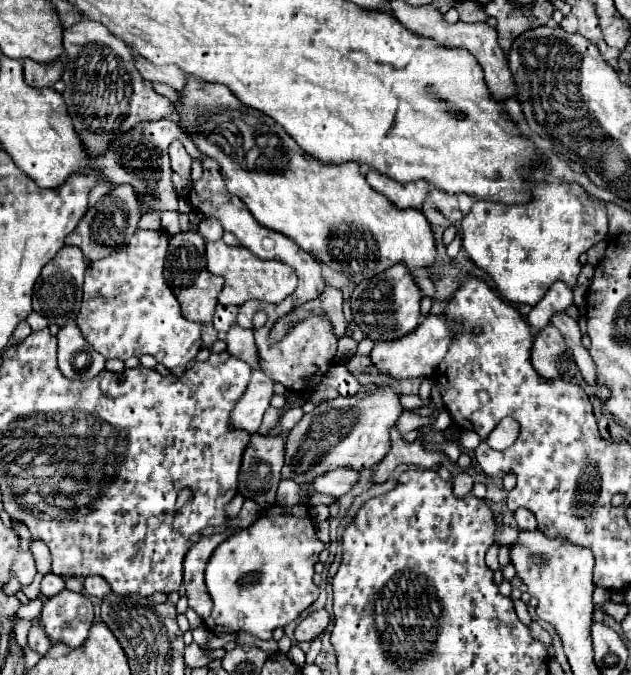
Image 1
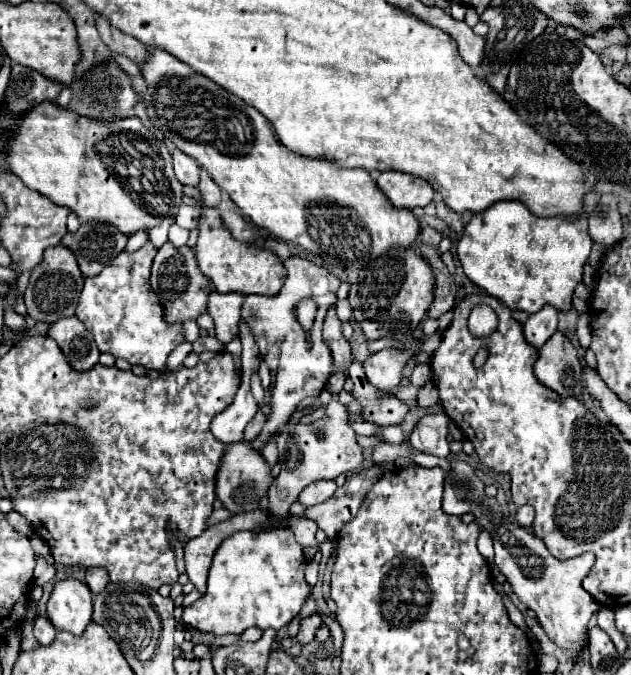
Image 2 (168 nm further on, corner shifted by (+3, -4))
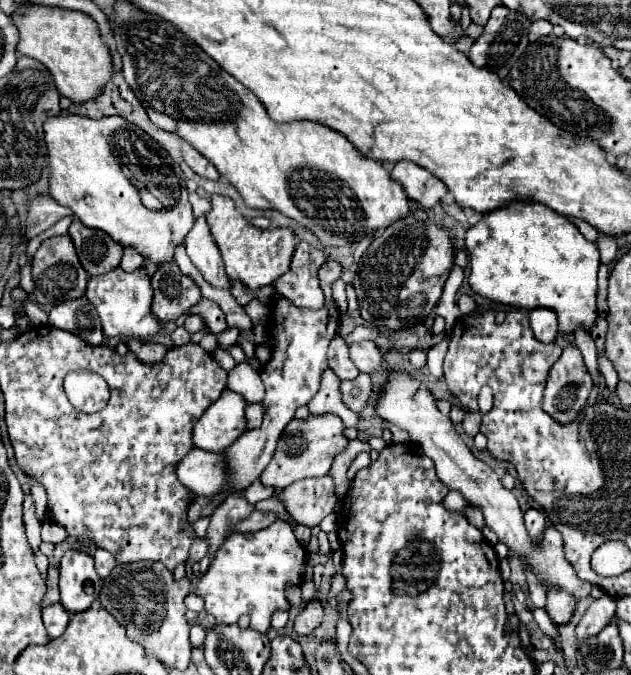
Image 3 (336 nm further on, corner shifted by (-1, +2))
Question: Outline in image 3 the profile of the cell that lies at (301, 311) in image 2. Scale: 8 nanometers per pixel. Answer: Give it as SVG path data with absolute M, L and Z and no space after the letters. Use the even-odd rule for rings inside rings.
M299 242L289 272L273 282L275 290L299 308L323 308L323 292L319 288L317 272L327 258L323 248Z

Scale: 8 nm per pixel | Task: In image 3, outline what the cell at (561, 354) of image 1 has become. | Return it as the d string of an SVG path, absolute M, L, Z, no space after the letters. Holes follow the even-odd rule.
M567 344L561 358L553 364L553 368L549 372L547 386L545 386L545 392L543 392L543 410L553 420L557 420L559 424L571 424L579 416L583 406L587 404L591 388L593 388L591 376L587 372L587 366L583 362L583 356L581 356L579 348L575 344Z

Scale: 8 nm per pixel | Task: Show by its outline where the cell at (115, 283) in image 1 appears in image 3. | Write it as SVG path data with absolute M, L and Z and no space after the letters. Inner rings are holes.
M115 268L113 272L95 276L87 284L85 296L91 300L91 304L97 308L97 314L103 324L103 334L107 338L121 336L127 338L151 338L159 332L161 322L155 320L151 314L151 300L153 300L153 288L151 280L145 272L145 268L137 268L135 272L123 272L121 268Z

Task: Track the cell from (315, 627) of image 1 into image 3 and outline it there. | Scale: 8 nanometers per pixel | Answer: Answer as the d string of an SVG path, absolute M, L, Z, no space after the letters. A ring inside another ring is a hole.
M317 598L309 600L307 606L301 610L301 614L295 618L293 630L299 636L307 636L307 634L311 634L321 624L321 618L323 618L323 606L321 606L321 602Z

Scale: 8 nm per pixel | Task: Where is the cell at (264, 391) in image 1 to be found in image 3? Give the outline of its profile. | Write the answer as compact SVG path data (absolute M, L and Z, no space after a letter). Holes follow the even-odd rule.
M223 390L223 396L197 420L193 428L193 446L207 452L223 452L245 430L243 396Z

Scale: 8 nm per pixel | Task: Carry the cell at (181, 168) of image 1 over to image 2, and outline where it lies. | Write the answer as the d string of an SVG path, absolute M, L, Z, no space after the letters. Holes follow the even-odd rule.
M175 150L175 152L173 152L173 166L175 166L175 176L177 176L177 180L179 180L181 184L197 186L201 168L199 168L199 164L197 164L191 156L183 154L181 150Z

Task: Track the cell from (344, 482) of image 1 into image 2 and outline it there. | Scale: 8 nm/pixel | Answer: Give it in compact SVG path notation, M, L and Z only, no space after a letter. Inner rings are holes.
M313 482L311 486L301 490L301 494L297 496L297 502L309 508L309 506L315 506L315 504L329 500L335 494L335 490L337 490L335 482Z

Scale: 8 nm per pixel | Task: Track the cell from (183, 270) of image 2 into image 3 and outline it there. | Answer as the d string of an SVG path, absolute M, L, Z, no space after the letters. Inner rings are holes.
M175 262L163 264L151 278L153 284L153 304L151 312L161 322L173 322L181 314L185 314L191 306L201 300L199 286L189 278L183 276Z

